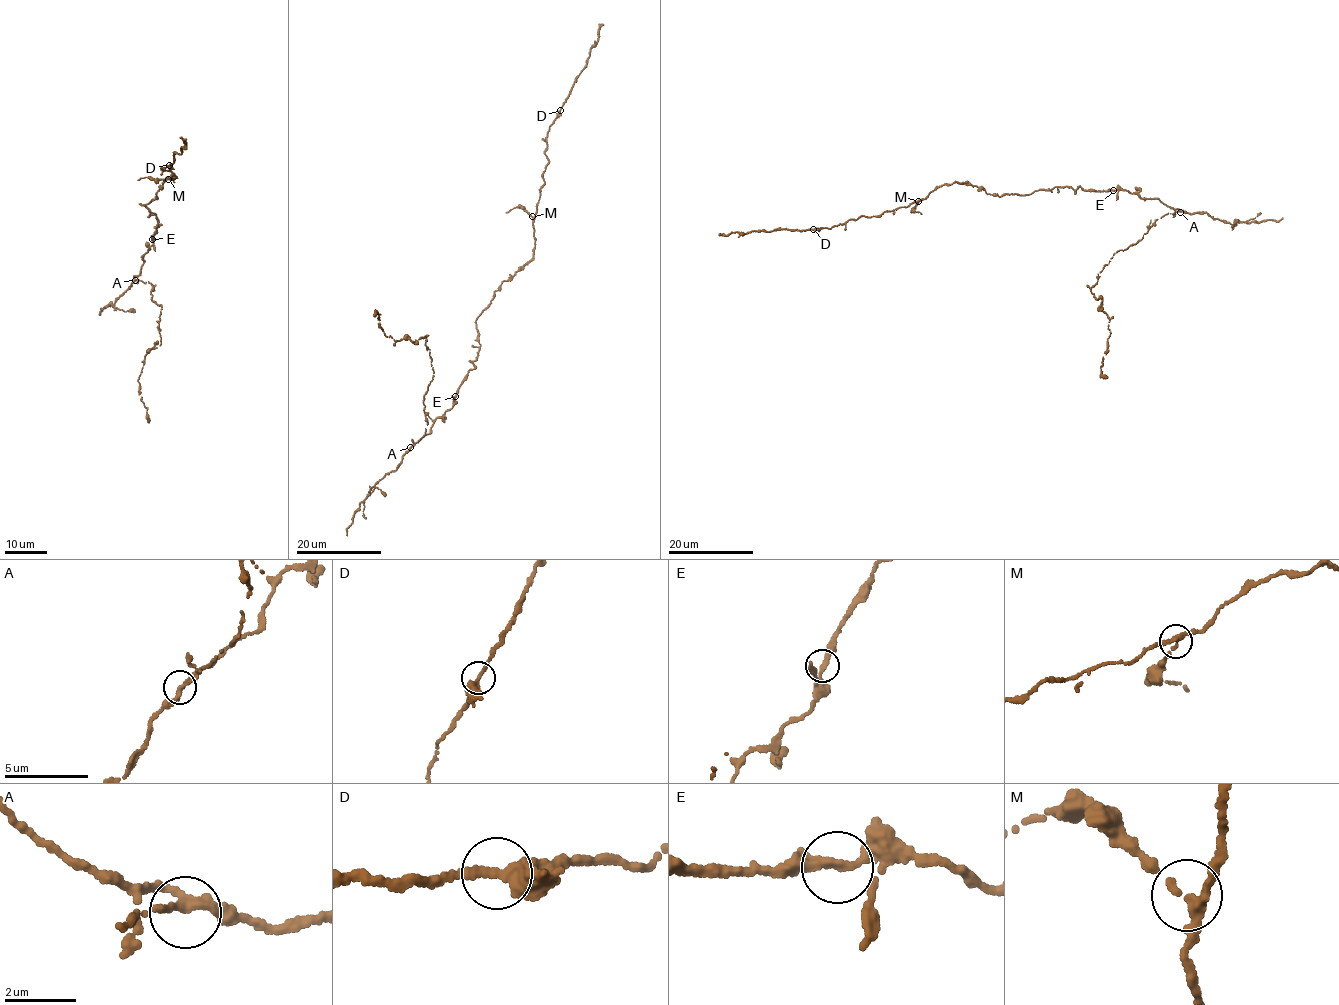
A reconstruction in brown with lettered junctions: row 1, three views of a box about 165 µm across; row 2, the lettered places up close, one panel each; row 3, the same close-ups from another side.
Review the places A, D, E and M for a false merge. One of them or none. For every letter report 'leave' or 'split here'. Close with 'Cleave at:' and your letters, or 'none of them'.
A: leave
D: leave
E: leave
M: leave
Cleave at: none of them

